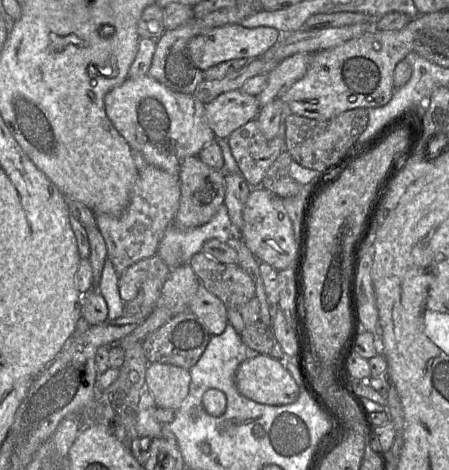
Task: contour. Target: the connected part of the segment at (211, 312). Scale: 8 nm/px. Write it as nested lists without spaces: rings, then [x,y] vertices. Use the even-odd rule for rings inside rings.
[[[199,284],[188,310],[204,323],[211,336],[221,334],[228,323],[226,305],[202,284]]]

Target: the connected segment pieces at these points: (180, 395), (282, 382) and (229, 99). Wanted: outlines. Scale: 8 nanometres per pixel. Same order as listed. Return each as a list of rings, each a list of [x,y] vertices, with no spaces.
[[[154,362],[146,371],[145,384],[157,407],[177,410],[188,395],[191,376],[188,369]]]
[[[266,355],[246,358],[236,371],[239,393],[257,403],[282,406],[295,402],[300,387],[283,363]]]
[[[237,89],[222,93],[205,104],[204,116],[216,138],[227,139],[233,131],[256,119],[259,111],[257,97]]]

